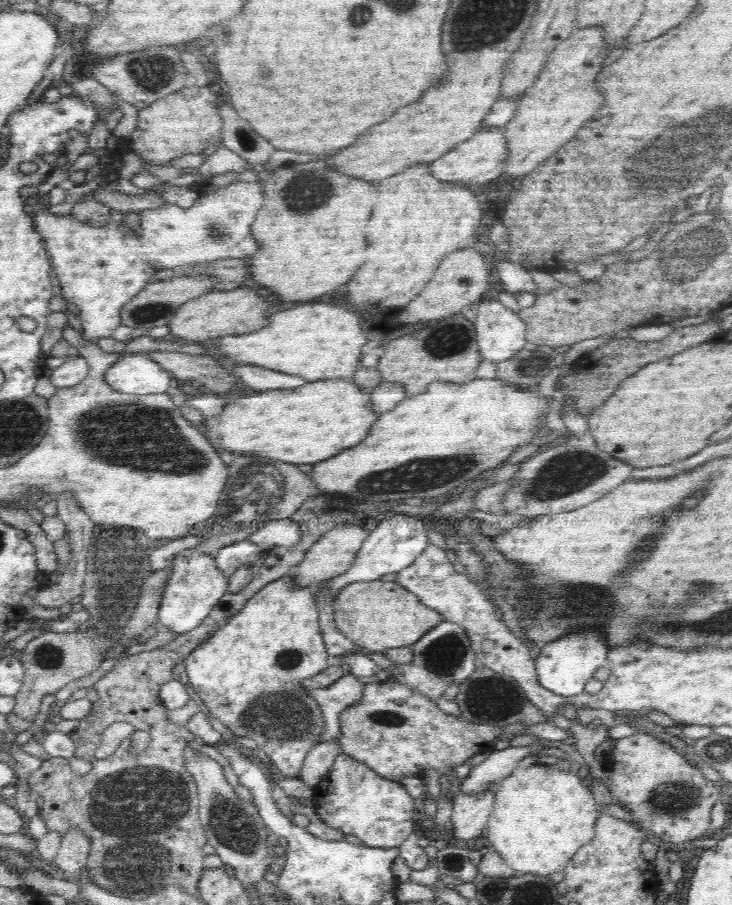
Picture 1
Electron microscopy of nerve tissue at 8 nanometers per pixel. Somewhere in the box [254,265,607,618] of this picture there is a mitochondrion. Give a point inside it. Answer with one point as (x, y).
(420, 475)

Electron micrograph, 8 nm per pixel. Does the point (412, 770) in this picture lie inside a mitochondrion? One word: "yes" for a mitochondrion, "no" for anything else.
no

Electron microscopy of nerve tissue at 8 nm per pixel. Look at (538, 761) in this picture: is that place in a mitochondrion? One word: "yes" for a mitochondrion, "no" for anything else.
no

